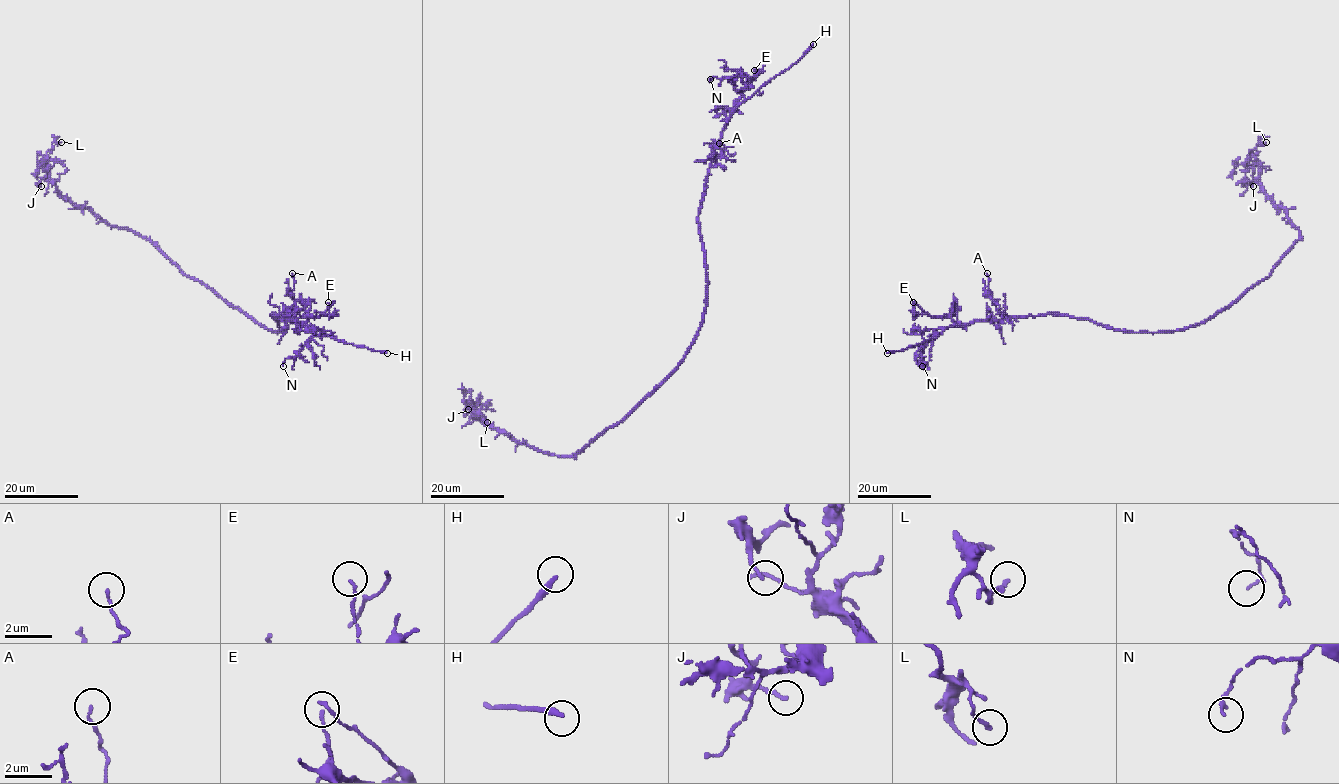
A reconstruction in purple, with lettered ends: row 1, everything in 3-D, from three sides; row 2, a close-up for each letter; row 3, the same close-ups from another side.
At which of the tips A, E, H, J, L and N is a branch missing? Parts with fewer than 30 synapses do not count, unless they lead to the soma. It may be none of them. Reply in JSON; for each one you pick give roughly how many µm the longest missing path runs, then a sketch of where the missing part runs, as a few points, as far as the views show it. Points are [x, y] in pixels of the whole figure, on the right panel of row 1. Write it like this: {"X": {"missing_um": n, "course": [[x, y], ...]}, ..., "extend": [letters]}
{"H": {"missing_um": 50, "course": [[887, 353], [880, 343], [880, 323], [858, 325], [854, 337]]}, "extend": ["H"]}

